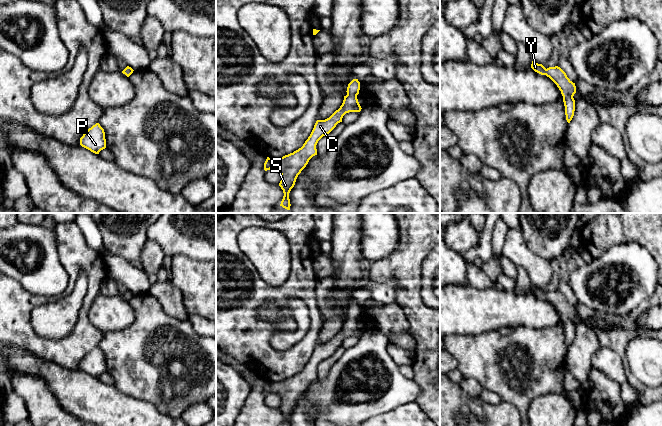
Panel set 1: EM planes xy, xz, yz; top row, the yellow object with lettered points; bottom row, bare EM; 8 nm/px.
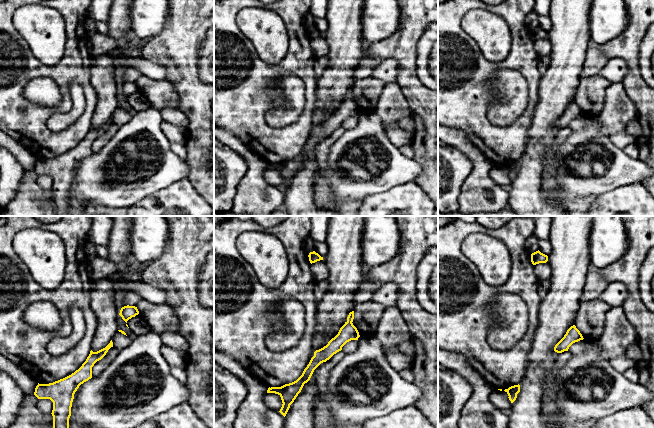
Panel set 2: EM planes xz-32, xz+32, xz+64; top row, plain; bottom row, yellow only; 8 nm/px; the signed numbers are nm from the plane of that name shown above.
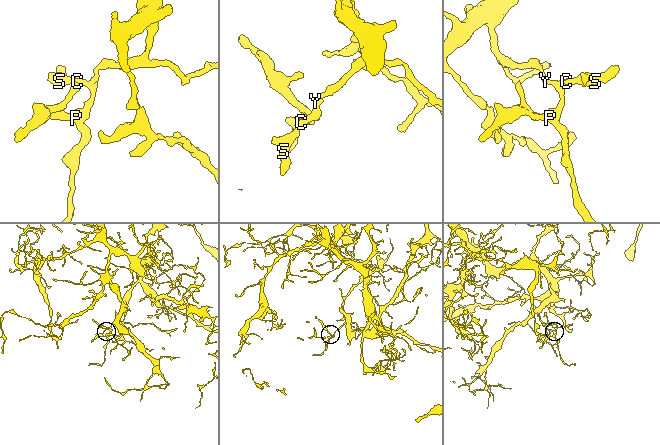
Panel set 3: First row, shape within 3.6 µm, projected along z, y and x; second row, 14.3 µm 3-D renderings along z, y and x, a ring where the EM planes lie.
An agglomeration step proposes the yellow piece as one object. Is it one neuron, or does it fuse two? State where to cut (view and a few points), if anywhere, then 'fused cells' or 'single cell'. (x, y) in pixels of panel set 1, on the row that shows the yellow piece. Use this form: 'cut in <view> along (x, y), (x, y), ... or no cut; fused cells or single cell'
no cut; single cell

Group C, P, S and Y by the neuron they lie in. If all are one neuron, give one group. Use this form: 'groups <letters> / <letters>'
groups C P S Y

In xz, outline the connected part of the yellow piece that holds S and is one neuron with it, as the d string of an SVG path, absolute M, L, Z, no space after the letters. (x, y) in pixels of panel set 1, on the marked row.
M353 79L347 87L347 95L344 96L342 105L329 118L325 120L317 120L314 128L305 141L303 146L298 150L280 158L267 157L264 163L264 170L275 169L281 174L279 186L283 190L284 196L280 206L290 210L289 193L294 187L296 179L301 171L306 167L309 160L317 155L316 145L318 141L325 135L329 134L338 123L342 122L342 118L349 112L360 112L361 106L358 102L357 95L360 90L360 82Z

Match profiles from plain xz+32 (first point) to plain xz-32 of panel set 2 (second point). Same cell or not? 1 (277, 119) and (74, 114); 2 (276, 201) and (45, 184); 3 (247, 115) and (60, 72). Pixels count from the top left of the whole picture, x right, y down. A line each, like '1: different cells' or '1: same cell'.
1: same cell
2: different cells
3: same cell

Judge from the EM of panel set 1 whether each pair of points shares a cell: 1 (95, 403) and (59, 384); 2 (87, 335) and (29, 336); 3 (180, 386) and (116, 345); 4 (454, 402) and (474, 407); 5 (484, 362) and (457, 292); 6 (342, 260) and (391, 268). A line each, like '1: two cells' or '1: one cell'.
1: one cell
2: one cell
3: one cell
4: one cell
5: two cells
6: two cells

